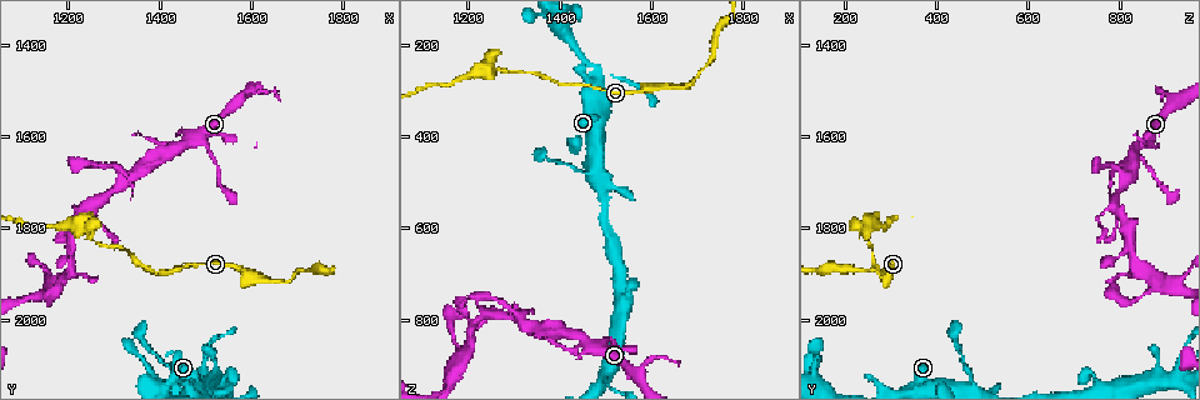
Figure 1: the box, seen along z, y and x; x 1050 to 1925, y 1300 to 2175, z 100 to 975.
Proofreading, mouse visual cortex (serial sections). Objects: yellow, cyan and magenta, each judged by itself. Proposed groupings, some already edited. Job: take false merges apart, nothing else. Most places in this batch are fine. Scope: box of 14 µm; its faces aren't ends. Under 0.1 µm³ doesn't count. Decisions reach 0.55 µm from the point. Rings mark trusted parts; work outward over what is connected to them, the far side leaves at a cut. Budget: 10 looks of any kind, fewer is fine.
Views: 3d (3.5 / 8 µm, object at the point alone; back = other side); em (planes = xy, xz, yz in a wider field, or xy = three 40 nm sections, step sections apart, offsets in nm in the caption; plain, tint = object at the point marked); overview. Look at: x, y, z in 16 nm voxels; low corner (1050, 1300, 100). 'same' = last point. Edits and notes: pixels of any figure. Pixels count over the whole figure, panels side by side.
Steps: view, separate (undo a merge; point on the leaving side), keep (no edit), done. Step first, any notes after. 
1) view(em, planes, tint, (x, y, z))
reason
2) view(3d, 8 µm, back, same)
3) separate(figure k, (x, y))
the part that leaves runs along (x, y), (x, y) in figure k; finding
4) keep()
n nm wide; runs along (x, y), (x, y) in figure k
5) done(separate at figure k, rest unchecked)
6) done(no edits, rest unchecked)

view(3d, 3.5 µm, (1455, 2135, 475))
calibre changes

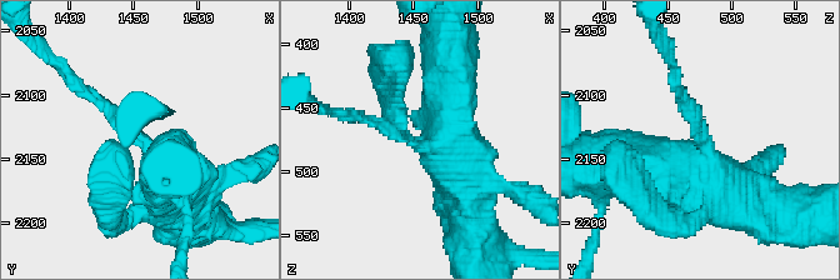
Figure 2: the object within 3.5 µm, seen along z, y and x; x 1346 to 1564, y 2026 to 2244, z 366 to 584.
keep()
arms of 150, 700 nm; runs along (169, 175), (153, 151), (76, 83) in figure 2; all the same cell

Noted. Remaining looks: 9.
view(3d, 3.5 µm, back, (1325, 1695, 820))
arms part here

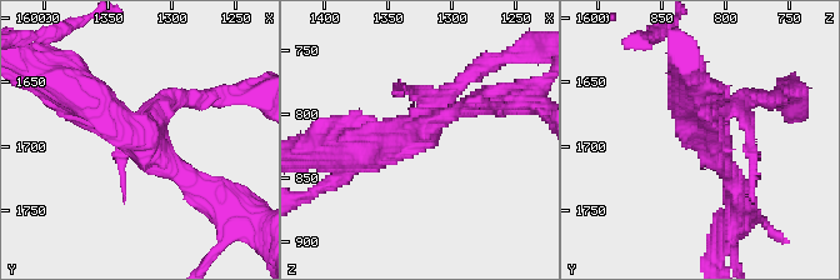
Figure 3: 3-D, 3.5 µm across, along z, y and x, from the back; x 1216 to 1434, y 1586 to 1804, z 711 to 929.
keep()
runs along (71, 93), (133, 131), (198, 189) in figure 3; continuous, no second cell

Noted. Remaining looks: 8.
view(3d, 3.5 µm, (1500, 2125, 915))
thin arm on a thick one

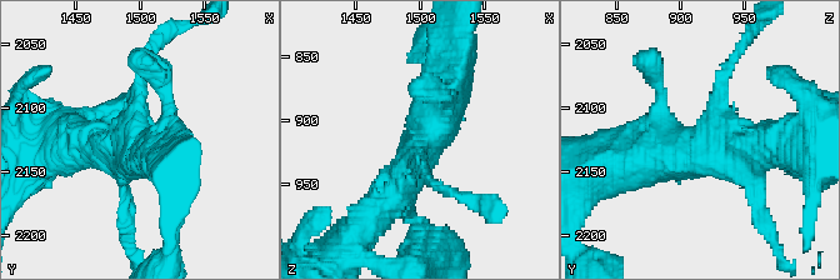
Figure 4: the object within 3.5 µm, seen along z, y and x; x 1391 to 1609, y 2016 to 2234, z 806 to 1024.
view(em, xy, step 2, tint, (1504, 2128, 920))
4 arms; arms of 200, 200, 500, 600 nm

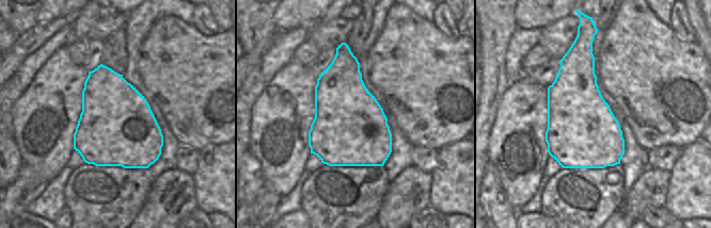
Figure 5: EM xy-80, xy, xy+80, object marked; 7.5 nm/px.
keep()
runs along (449, 74), (429, 138), (379, 209) in figure 4; all the same cell

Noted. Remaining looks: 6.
view(3d, 8 µm, back, (1160, 1920, 925))
two arms in line, one across

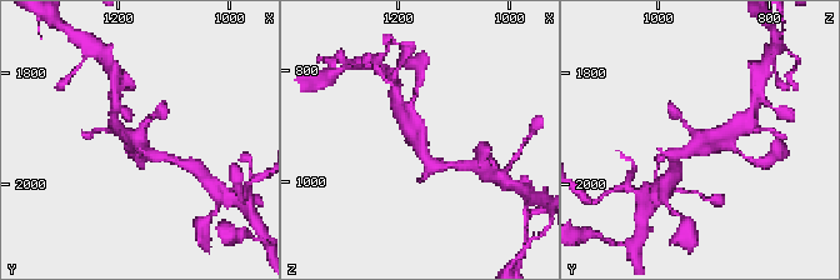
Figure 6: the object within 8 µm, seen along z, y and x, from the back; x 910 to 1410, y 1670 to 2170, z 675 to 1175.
view(em, planes, tint, (1165, 1925, 930))

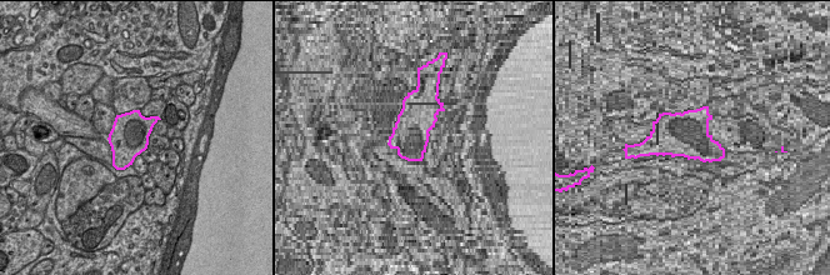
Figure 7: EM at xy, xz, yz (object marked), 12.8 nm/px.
keep()
runs along (400, 114), (423, 156), (435, 166) in figure 6; one cell here

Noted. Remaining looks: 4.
done(no edits, rest unchecked)

